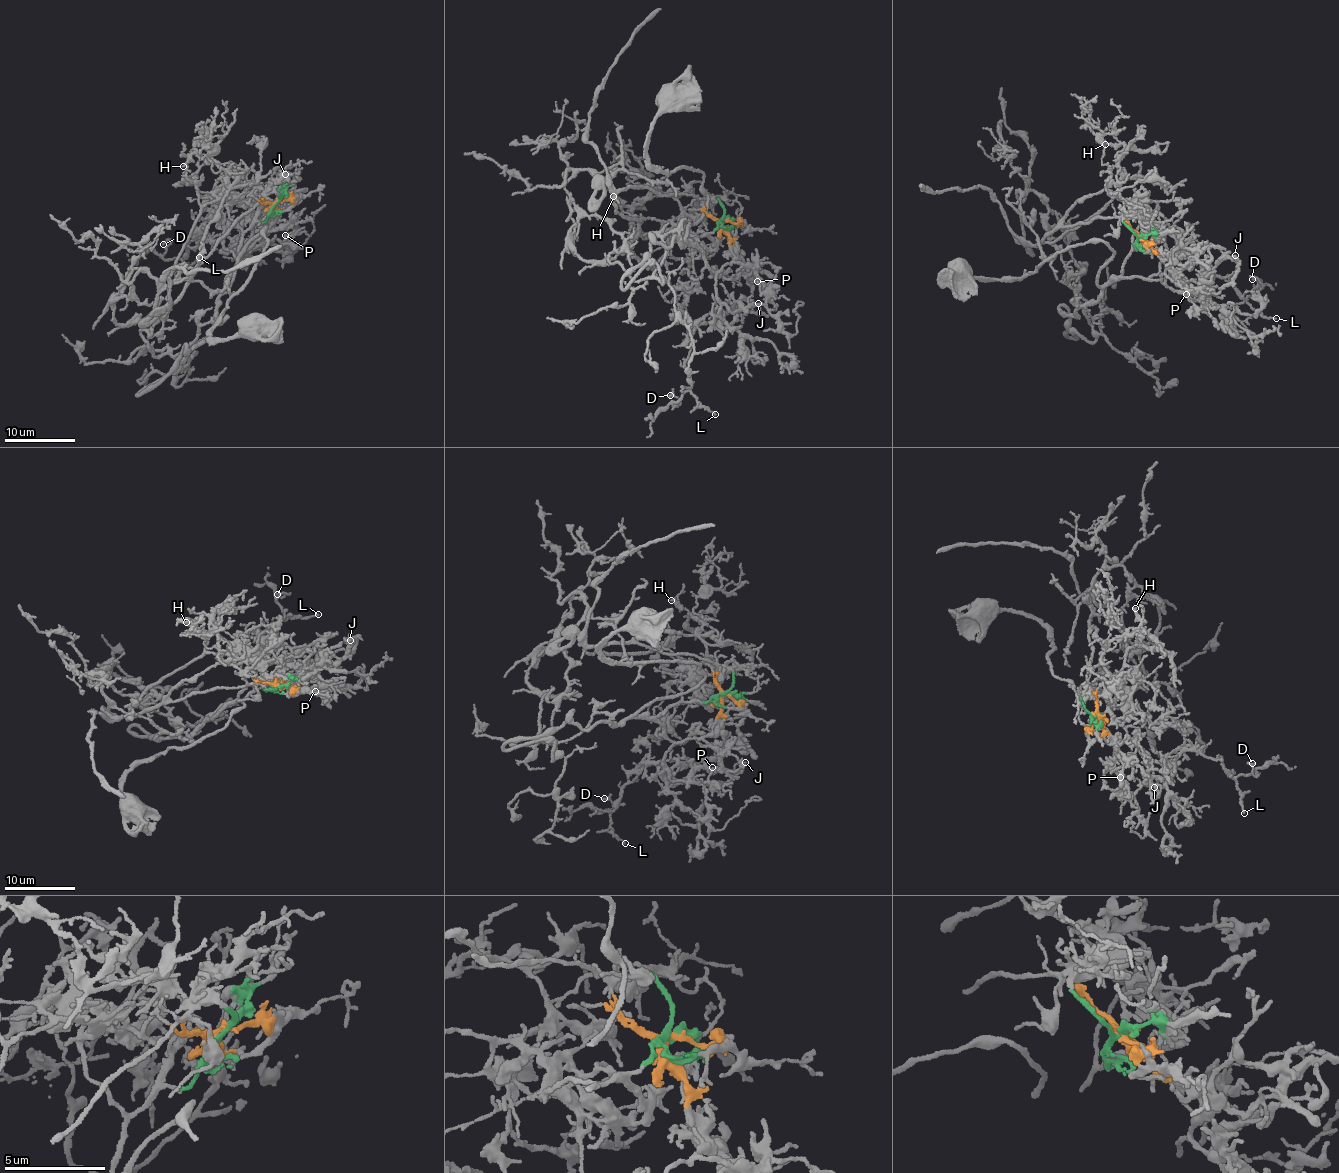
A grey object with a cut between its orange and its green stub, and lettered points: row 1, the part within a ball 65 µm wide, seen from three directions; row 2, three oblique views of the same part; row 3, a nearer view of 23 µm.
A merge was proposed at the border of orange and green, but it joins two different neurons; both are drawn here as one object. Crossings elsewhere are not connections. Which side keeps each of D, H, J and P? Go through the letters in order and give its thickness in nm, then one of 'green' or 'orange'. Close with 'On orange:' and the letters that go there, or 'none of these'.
D: 130 nm | green
H: 160 nm | orange
J: 130 nm | green
P: 110 nm | green
On orange: H

